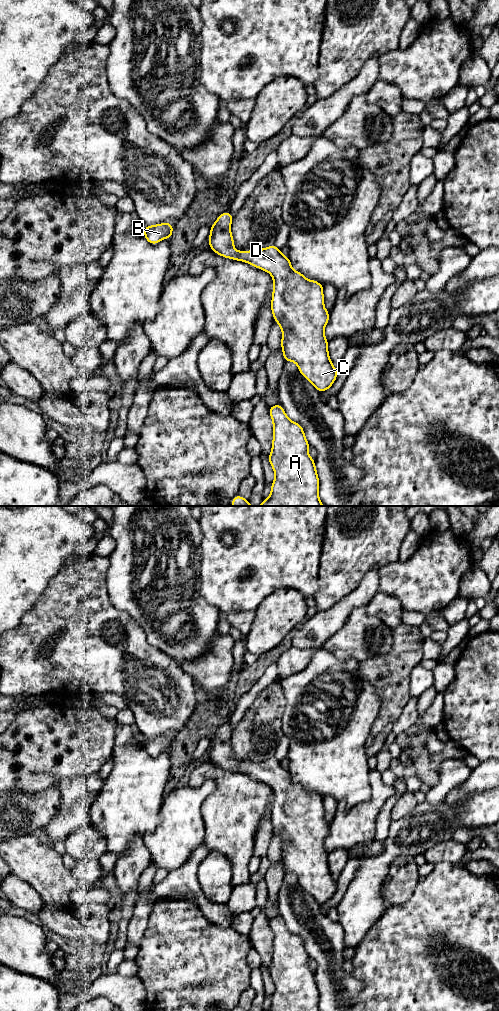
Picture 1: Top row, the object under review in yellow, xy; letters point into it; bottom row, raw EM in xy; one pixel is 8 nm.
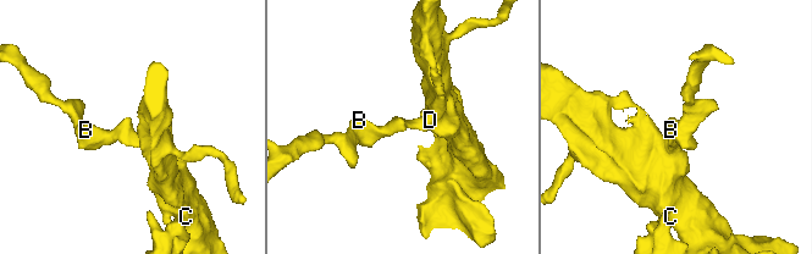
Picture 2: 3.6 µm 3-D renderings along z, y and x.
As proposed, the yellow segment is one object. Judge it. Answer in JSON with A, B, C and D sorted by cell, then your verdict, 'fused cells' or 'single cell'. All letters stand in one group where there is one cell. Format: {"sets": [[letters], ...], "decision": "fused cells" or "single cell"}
{"sets": [["A", "B", "C", "D"]], "decision": "single cell"}

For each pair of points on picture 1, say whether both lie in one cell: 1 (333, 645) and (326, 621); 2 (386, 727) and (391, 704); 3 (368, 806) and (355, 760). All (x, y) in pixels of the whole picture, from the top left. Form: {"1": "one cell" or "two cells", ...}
{"1": "two cells", "2": "one cell", "3": "two cells"}

